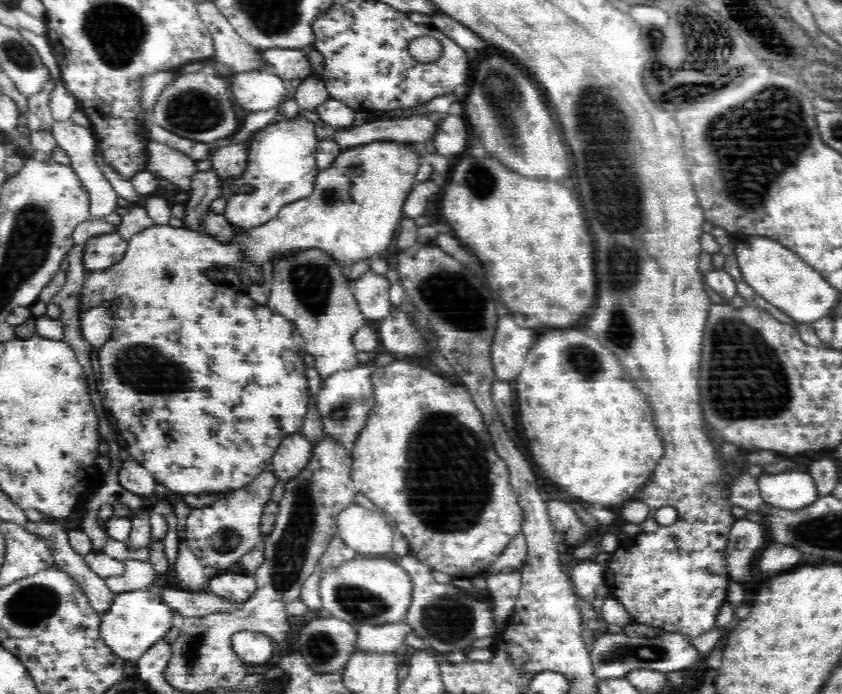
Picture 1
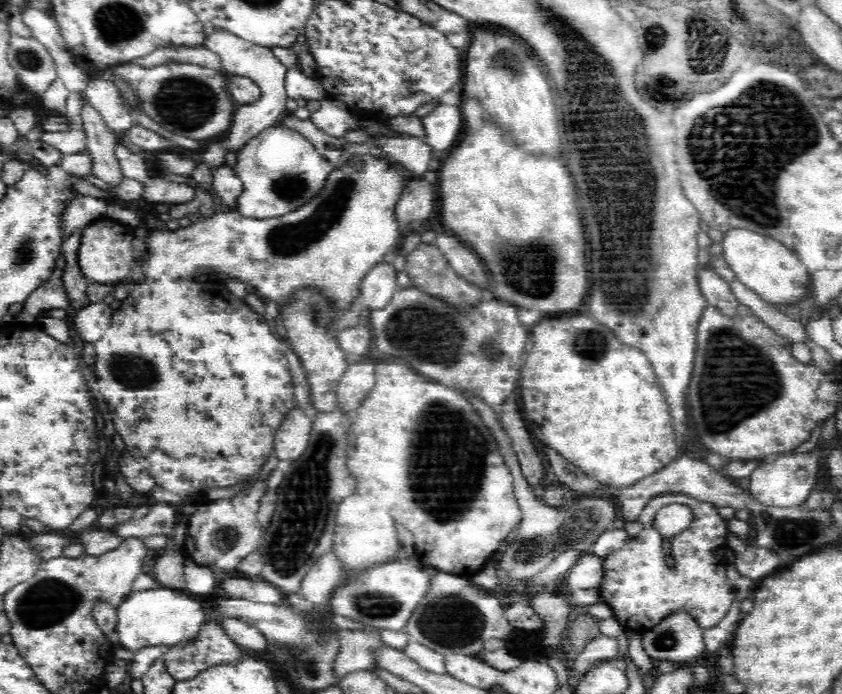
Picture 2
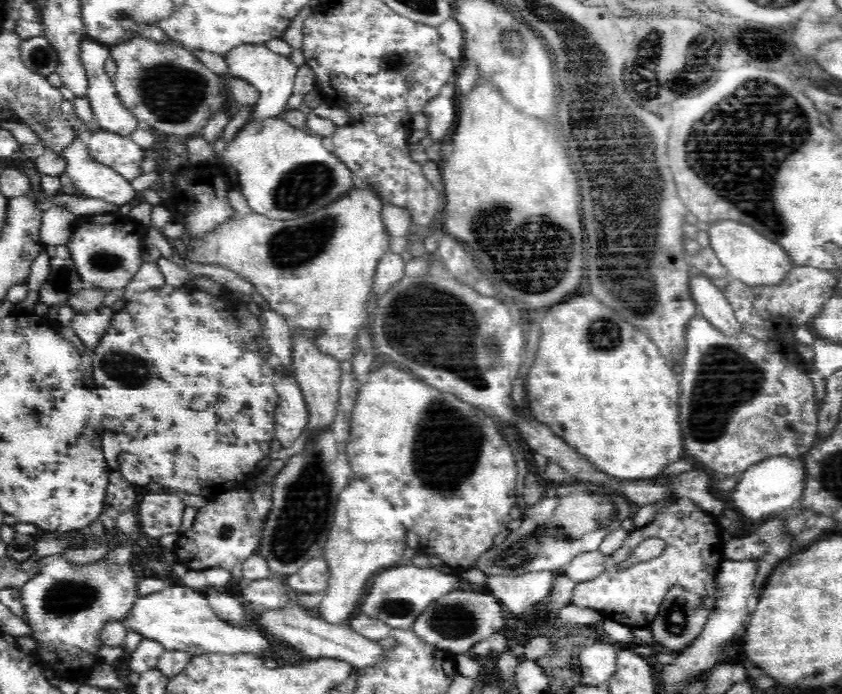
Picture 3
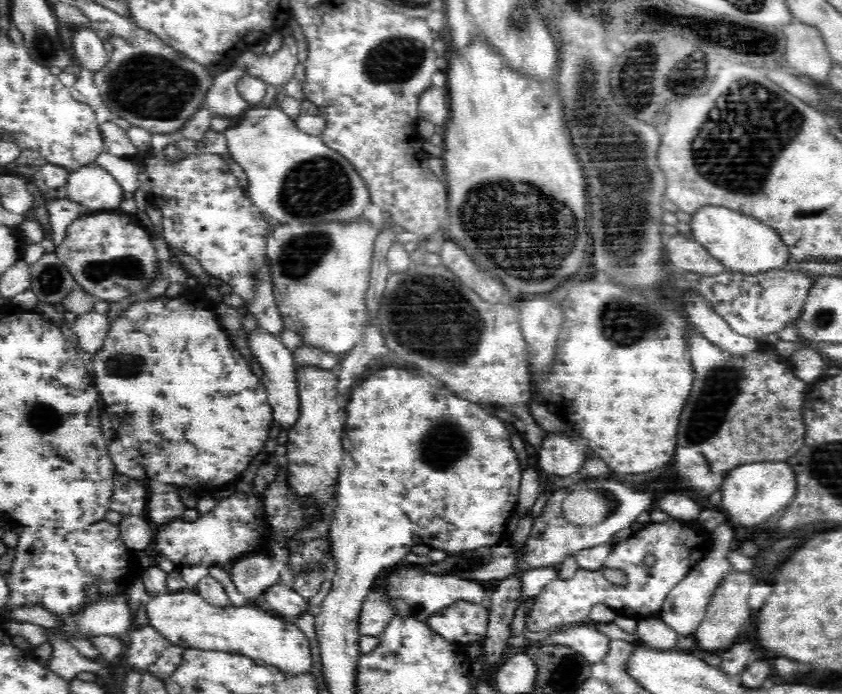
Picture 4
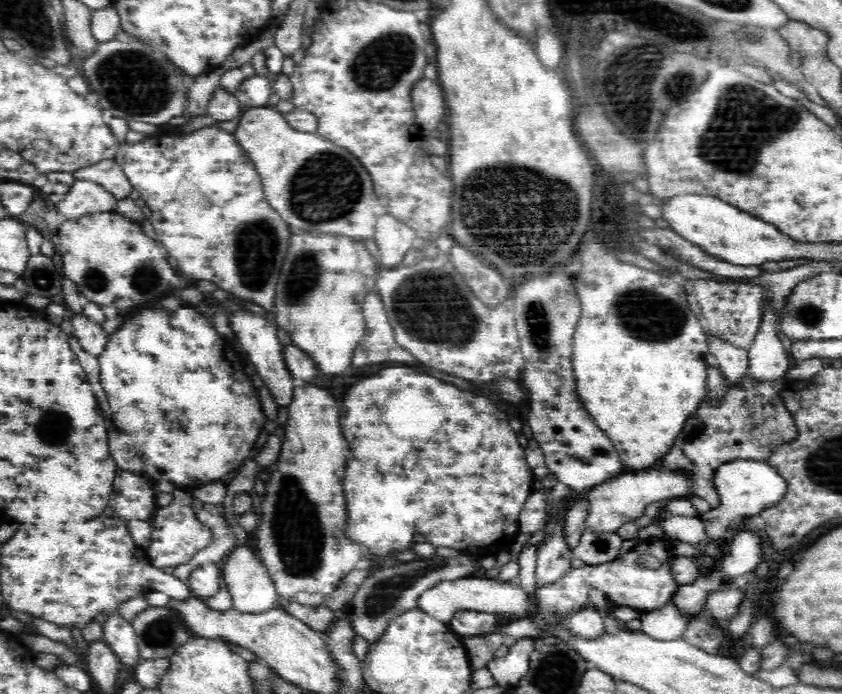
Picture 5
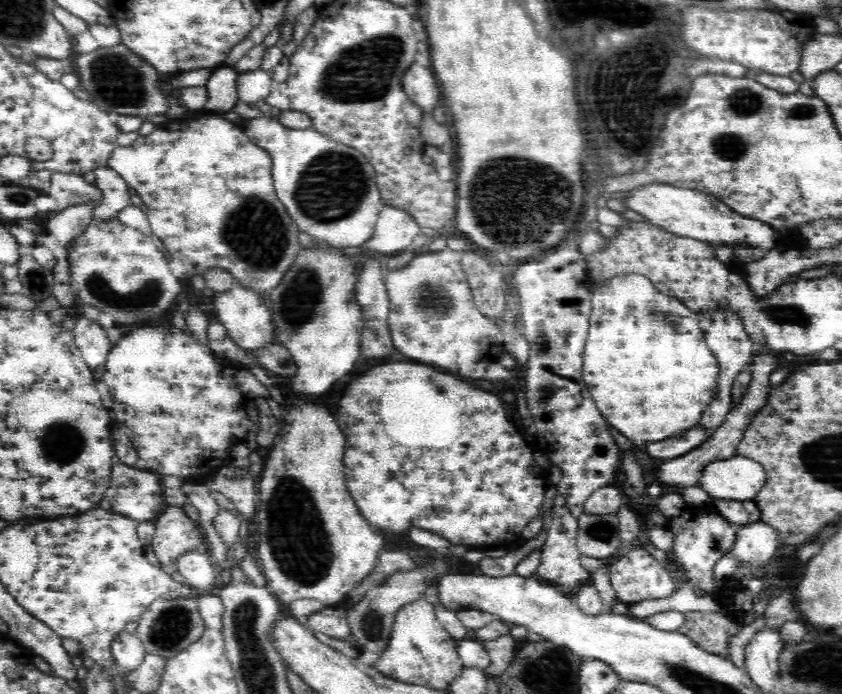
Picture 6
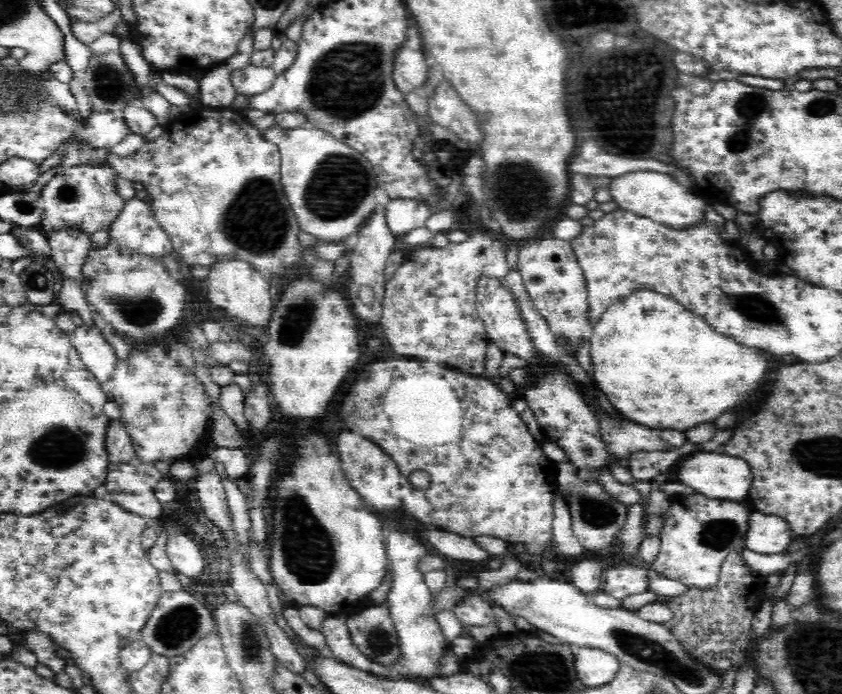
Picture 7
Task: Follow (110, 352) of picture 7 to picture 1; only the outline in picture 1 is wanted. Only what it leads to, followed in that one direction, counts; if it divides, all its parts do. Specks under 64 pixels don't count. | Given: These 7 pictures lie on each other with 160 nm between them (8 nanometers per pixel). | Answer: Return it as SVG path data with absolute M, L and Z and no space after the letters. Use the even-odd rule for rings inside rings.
M105 306L91 308L80 317L84 338L94 348L101 348L111 339L112 313Z

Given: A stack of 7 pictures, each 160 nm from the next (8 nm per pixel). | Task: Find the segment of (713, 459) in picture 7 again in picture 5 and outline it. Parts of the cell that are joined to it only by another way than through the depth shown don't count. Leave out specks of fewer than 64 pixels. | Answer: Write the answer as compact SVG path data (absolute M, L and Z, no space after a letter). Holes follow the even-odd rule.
M734 459L730 463L721 464L715 472L714 481L720 497L717 501L718 508L713 508L709 514L700 516L710 543L724 540L729 536L729 529L734 524L748 521L752 516L772 508L787 494L787 480L766 460Z

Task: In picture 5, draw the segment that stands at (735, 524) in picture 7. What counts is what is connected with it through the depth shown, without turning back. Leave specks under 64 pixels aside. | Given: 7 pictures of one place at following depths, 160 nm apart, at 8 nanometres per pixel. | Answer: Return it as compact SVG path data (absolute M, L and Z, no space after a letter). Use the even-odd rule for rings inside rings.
M666 516L660 525L664 534L670 538L683 541L690 545L706 547L710 539L706 537L705 525L700 516Z

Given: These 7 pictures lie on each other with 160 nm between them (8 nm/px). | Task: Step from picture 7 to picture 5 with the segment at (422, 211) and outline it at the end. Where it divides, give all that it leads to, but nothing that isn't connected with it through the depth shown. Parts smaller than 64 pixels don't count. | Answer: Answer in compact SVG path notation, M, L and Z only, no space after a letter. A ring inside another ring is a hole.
M382 211L377 216L373 234L380 253L377 258L380 267L388 268L405 263L408 258L408 250L413 248L412 241L417 236L416 234L417 231L413 228Z

